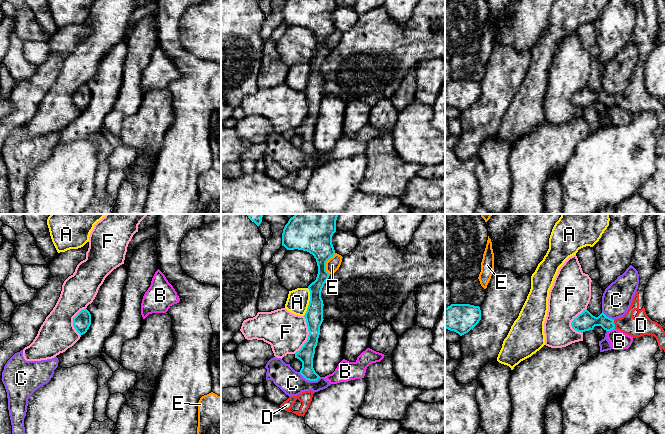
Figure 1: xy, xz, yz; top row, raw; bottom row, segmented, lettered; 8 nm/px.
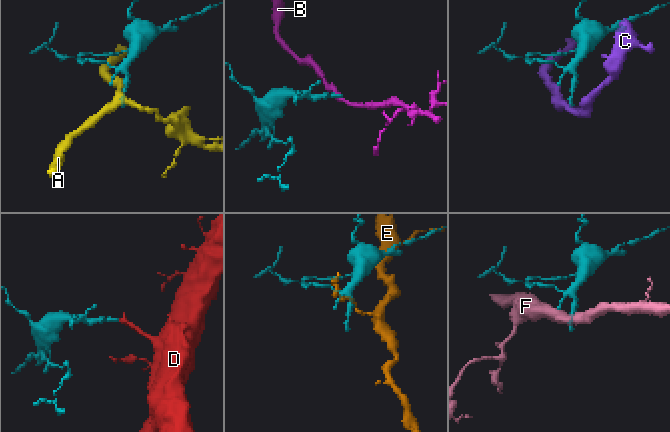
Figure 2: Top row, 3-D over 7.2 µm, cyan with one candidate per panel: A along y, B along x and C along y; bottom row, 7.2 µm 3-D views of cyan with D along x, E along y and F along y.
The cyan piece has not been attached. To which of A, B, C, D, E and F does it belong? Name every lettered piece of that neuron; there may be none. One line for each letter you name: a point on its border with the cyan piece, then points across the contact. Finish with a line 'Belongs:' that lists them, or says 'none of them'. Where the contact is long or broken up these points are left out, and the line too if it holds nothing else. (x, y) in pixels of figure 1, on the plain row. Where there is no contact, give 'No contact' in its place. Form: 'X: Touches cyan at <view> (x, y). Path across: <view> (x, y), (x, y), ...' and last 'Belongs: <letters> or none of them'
D: Touches cyan at yz (614, 100). Path across: yz (585, 97), (614, 100), (641, 101)
Belongs: D

